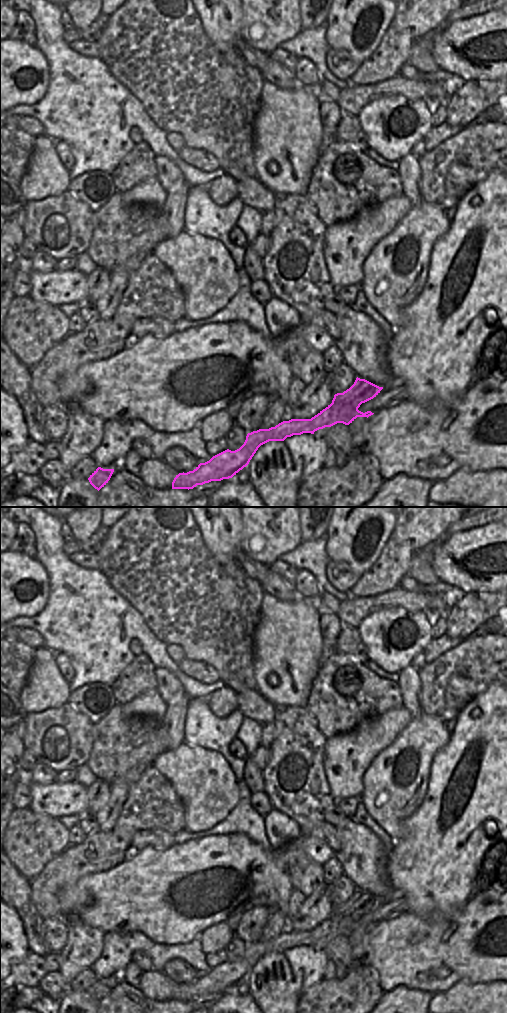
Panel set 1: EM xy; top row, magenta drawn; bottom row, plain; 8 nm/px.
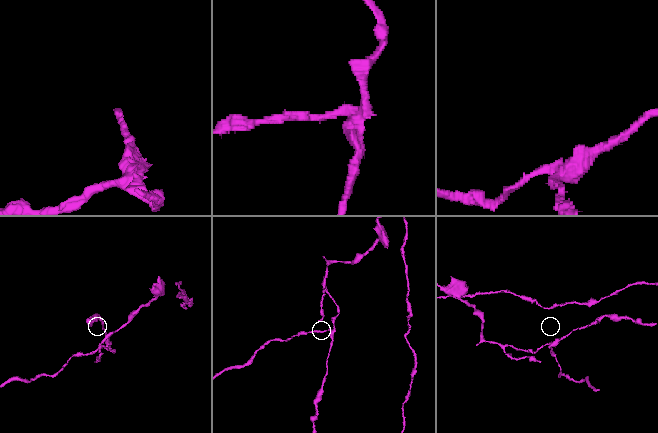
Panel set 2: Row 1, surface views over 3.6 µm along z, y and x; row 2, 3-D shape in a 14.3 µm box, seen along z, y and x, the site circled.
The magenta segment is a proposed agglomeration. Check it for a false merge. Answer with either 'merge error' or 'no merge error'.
merge error

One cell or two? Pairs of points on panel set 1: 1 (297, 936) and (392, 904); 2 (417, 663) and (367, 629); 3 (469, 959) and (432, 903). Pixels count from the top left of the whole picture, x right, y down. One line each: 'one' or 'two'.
1: one
2: two
3: two

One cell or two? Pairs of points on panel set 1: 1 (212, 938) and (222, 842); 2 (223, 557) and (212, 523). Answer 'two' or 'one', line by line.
1: two
2: one

